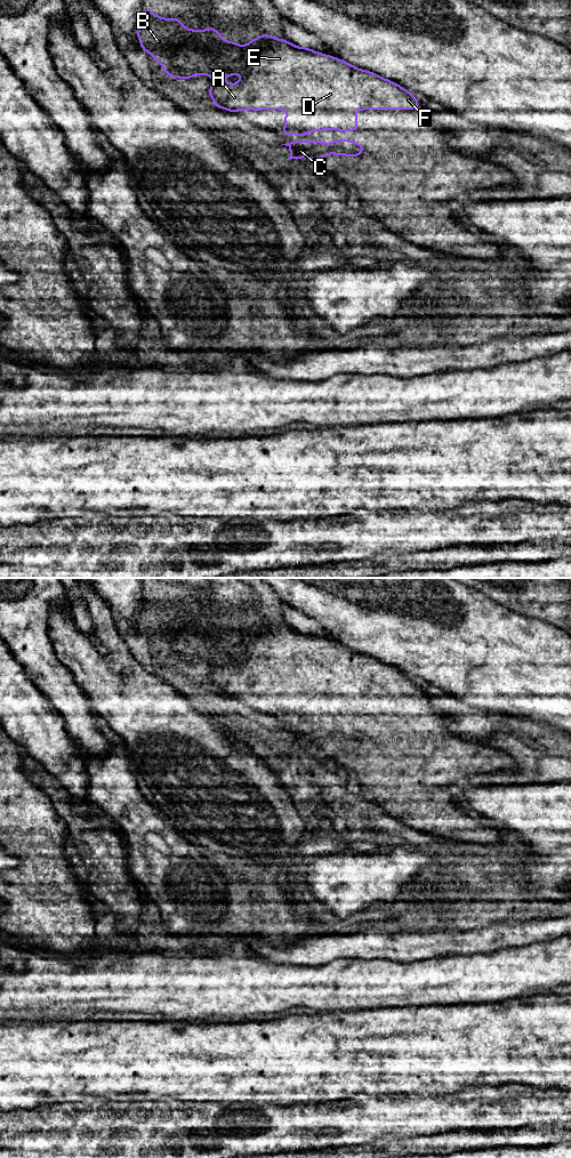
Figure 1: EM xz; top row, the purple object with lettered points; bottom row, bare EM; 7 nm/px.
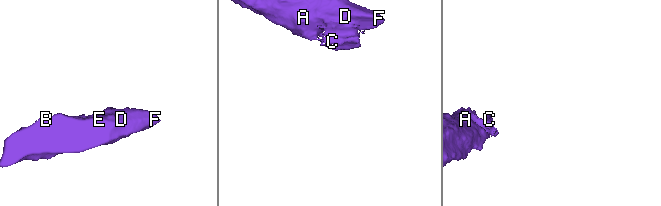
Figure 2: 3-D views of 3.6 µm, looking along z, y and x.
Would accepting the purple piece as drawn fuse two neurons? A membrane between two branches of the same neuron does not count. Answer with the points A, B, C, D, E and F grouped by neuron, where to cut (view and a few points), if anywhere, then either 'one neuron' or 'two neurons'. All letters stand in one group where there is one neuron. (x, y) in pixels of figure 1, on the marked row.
A B C D E F; no cut; one neuron

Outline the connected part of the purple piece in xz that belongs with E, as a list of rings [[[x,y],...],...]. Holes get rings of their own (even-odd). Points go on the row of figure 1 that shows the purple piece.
[[[140,9],[140,26],[136,33],[139,38],[142,50],[150,53],[153,58],[161,63],[161,69],[172,78],[190,79],[195,74],[204,74],[214,79],[214,85],[208,89],[208,94],[218,108],[230,112],[255,110],[260,111],[283,110],[288,113],[284,116],[284,130],[281,135],[292,134],[307,137],[307,131],[320,130],[352,130],[357,131],[357,115],[354,111],[361,110],[416,110],[419,102],[416,96],[399,86],[397,83],[384,79],[376,73],[357,69],[340,58],[320,54],[307,47],[300,48],[284,39],[275,39],[273,35],[263,34],[246,46],[233,41],[226,41],[215,27],[203,31],[187,30],[183,22],[176,16],[171,19],[158,17],[154,11]],[[241,74],[240,82],[232,85],[223,82],[226,75]]]

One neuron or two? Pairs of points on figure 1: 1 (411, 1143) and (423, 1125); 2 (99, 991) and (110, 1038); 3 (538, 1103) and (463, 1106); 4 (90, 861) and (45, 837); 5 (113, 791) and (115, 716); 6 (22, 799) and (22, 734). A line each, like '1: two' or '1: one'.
1: two
2: two
3: one
4: two
5: two
6: two

